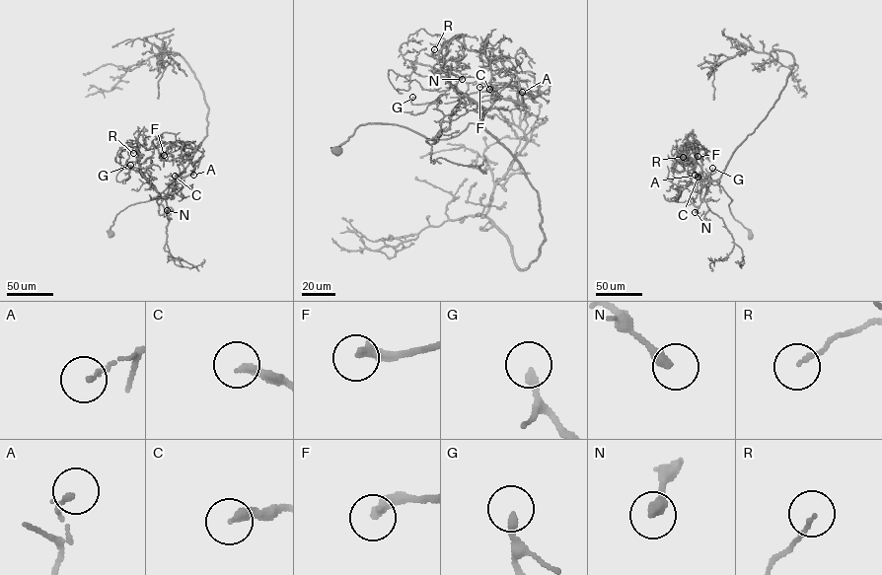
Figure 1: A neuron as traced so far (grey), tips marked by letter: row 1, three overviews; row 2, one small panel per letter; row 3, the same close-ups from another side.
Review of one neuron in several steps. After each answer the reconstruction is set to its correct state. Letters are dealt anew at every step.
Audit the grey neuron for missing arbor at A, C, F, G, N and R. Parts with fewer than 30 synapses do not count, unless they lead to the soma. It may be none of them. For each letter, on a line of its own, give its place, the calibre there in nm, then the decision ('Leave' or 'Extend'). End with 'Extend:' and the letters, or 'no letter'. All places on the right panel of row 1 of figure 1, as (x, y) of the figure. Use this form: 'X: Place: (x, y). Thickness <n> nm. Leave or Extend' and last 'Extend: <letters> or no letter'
A: Place: (695, 175). Thickness 140 nm. Leave
C: Place: (698, 177). Thickness 300 nm. Leave
F: Place: (698, 156). Thickness 320 nm. Extend
G: Place: (712, 168). Thickness 240 nm. Leave
N: Place: (695, 212). Thickness 360 nm. Leave
R: Place: (683, 157). Thickness 120 nm. Leave
Extend: F

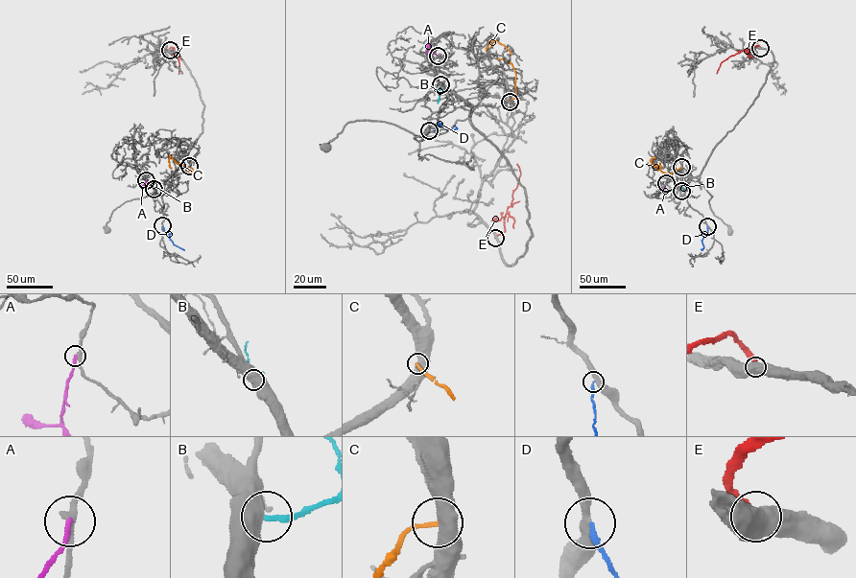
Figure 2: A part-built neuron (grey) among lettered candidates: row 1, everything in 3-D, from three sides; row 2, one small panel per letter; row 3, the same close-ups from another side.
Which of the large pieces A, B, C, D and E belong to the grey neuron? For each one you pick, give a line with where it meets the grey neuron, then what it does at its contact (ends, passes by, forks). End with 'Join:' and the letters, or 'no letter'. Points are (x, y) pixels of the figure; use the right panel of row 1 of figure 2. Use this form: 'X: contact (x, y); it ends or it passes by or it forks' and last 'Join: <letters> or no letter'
D: contact (707, 226); it ends
Join: D

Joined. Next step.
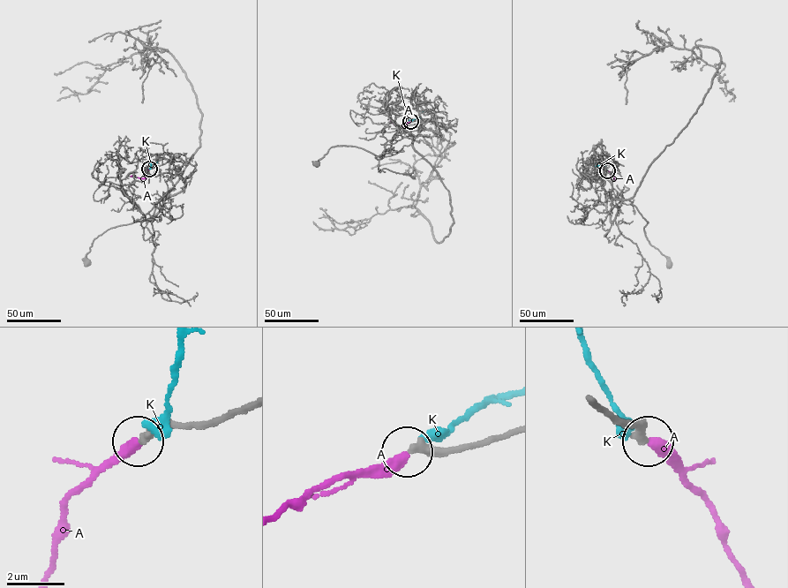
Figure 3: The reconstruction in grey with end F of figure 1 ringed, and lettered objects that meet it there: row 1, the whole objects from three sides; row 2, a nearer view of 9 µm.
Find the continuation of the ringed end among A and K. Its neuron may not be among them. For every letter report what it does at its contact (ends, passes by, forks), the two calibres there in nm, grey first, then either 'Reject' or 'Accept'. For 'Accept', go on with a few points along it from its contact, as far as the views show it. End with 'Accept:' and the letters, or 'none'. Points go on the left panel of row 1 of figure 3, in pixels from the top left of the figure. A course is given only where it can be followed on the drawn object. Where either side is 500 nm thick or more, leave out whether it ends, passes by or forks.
A: It ends there. Thickness 360 nm (grey) against 400 nm. Accept. Its course: (149, 169), (144, 178), (131, 176), (133, 175)
K: It ends there. Thickness 400 nm (grey) against 460 nm. Reject
Accept: A

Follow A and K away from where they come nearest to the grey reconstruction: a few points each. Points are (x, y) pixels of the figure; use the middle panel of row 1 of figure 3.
A: (410, 122), (400, 126), (390, 121), (394, 121)
K: (411, 121), (419, 117), (419, 114), (423, 111)

